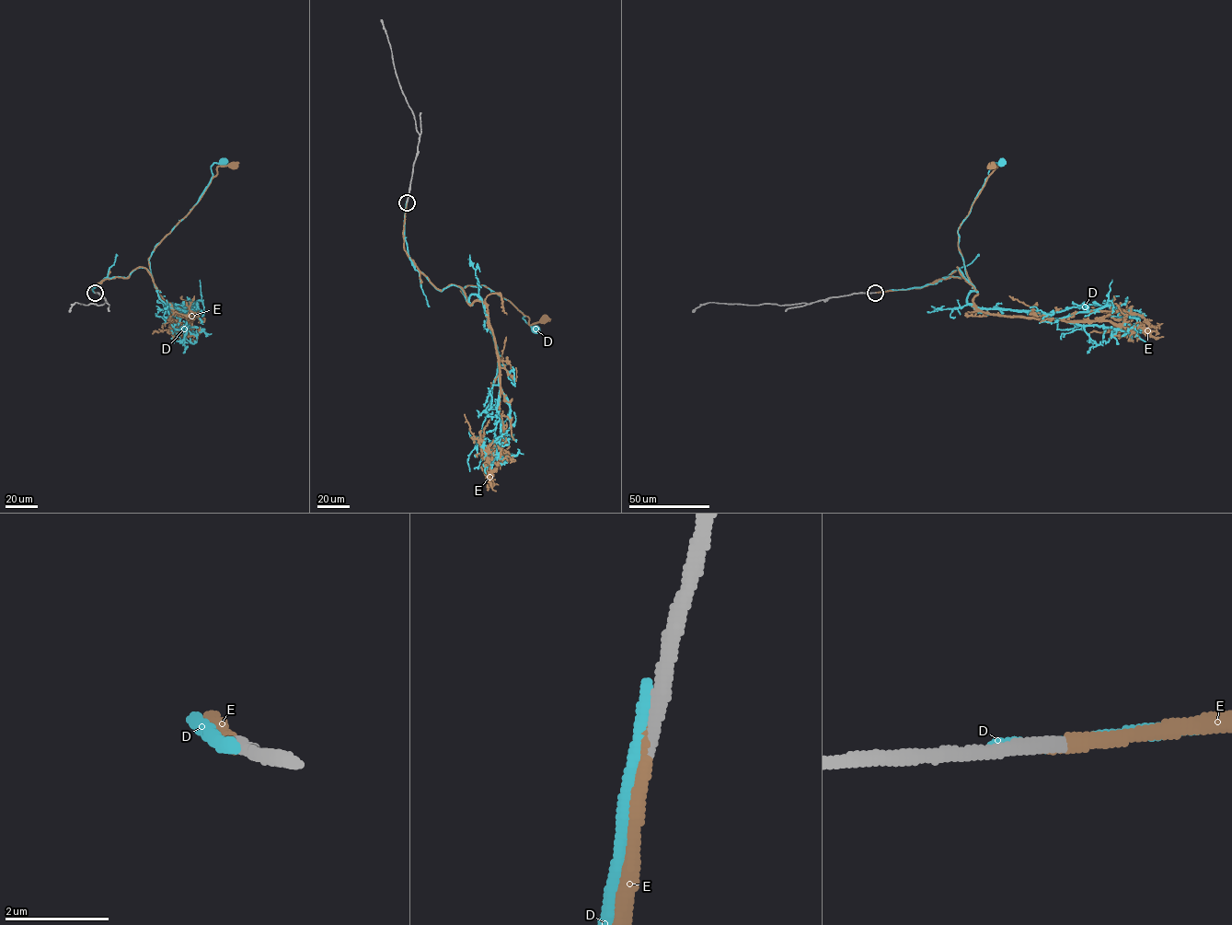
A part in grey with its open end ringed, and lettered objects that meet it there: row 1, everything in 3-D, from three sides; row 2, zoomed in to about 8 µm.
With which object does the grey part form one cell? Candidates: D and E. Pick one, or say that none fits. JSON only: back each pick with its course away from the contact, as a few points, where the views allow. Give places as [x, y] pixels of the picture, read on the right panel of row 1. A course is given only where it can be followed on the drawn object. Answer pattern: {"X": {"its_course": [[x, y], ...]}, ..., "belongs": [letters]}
{"E": {"its_course": [[874, 293], [961, 278], [957, 267], [972, 284], [958, 230], [994, 166]]}, "belongs": ["E"]}

